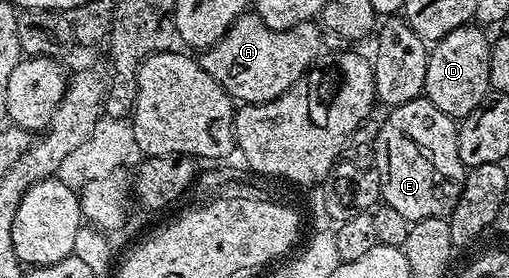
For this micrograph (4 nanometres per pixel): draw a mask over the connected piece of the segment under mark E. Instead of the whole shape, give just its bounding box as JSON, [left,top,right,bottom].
[375,98,465,222]

